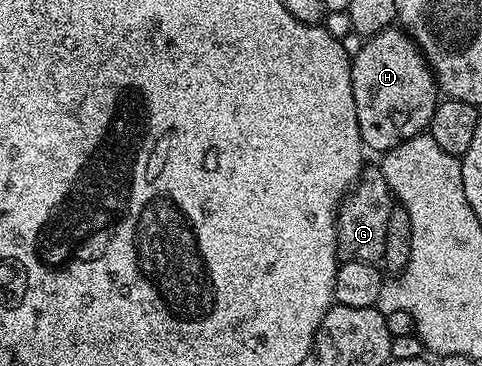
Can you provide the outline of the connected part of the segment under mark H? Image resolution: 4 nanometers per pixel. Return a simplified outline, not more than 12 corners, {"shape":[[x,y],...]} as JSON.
{"shape":[[399,27],[352,57],[358,129],[387,151],[427,130],[436,76]]}

